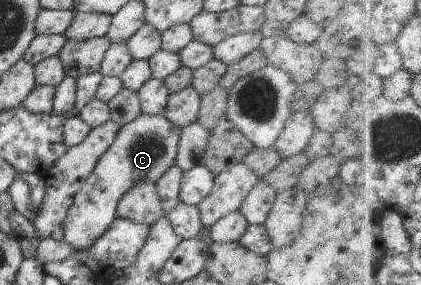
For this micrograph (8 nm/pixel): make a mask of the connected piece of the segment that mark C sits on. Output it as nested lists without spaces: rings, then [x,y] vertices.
[[[140,114],[139,118],[121,126],[111,147],[98,160],[89,178],[76,194],[73,206],[67,213],[63,223],[64,241],[74,249],[82,251],[91,248],[97,239],[100,239],[117,218],[116,210],[123,195],[127,194],[137,184],[142,182],[156,182],[175,164],[177,147],[180,141],[182,129],[170,123],[165,117]]]

